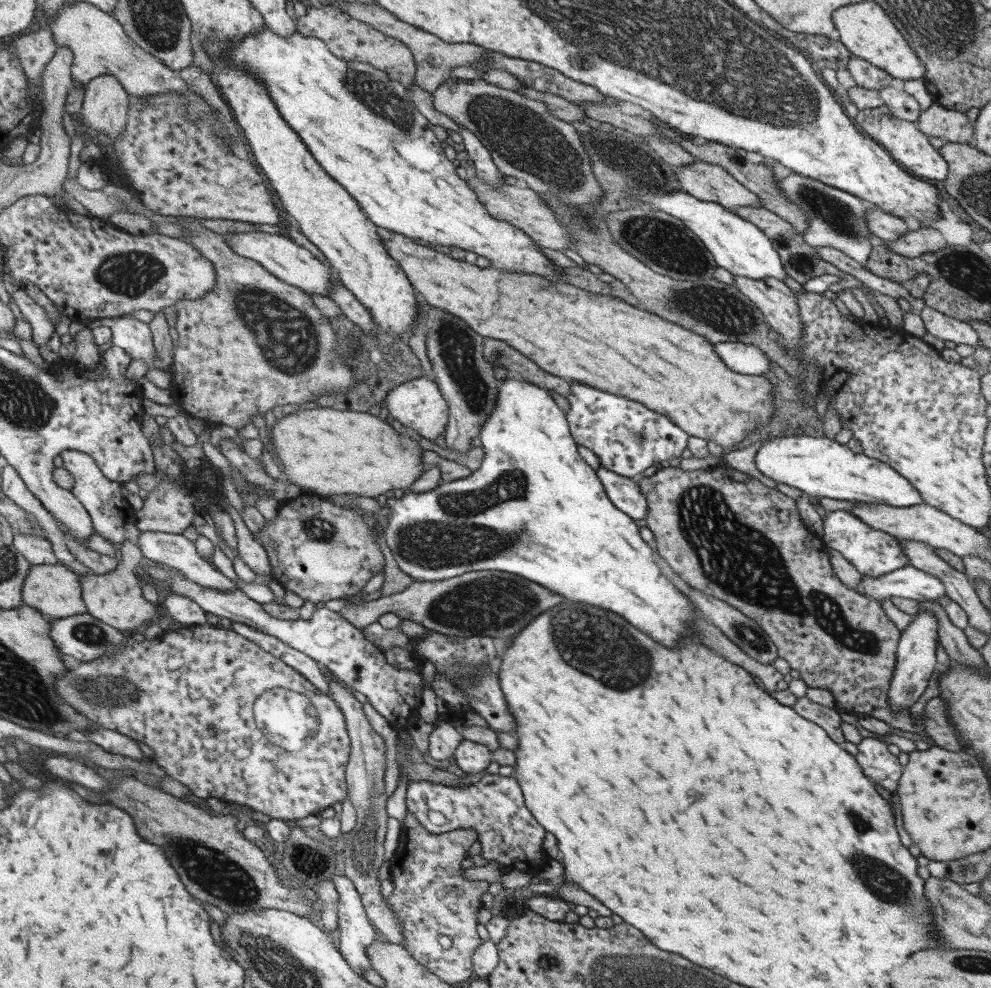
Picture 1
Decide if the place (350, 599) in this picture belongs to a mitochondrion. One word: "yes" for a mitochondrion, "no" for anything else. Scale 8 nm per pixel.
no

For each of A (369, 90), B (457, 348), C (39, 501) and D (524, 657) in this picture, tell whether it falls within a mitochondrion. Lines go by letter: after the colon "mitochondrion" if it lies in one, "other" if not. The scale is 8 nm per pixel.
A: mitochondrion
B: mitochondrion
C: other
D: other

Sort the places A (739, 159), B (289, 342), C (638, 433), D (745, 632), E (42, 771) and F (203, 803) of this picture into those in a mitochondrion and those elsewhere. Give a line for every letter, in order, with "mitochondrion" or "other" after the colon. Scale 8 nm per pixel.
A: other
B: mitochondrion
C: mitochondrion
D: mitochondrion
E: other
F: other

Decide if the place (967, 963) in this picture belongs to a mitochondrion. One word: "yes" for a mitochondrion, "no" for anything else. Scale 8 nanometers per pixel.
yes

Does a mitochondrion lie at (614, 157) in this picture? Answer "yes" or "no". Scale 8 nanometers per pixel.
yes

